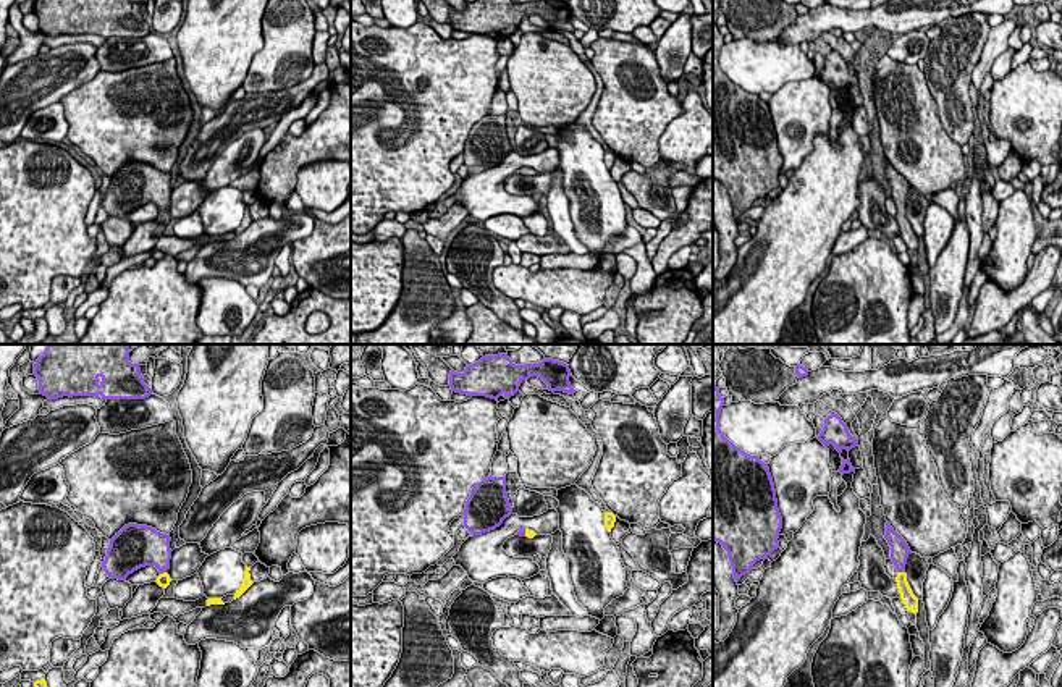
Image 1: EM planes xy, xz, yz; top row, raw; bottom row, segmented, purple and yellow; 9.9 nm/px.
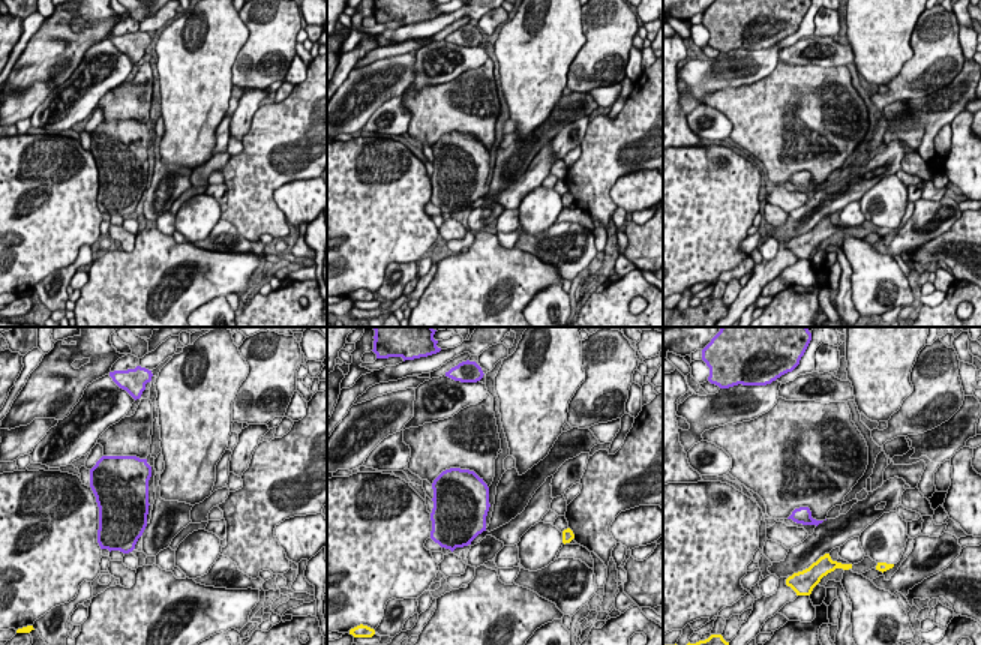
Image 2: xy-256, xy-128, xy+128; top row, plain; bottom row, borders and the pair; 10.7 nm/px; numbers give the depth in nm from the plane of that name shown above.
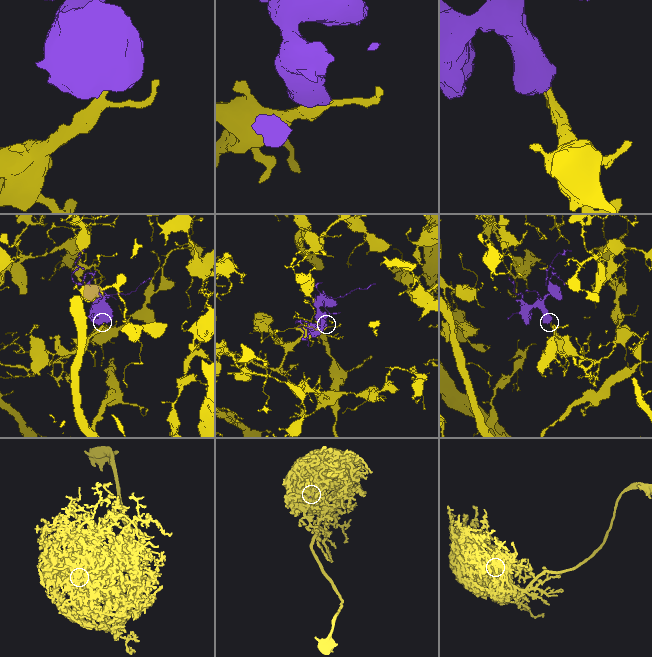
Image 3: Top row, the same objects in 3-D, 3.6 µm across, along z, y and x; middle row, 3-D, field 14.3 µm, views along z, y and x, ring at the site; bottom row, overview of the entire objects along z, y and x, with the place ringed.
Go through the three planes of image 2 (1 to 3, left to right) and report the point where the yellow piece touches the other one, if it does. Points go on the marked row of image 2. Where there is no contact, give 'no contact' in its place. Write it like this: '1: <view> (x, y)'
1: no contact
2: no contact
3: no contact

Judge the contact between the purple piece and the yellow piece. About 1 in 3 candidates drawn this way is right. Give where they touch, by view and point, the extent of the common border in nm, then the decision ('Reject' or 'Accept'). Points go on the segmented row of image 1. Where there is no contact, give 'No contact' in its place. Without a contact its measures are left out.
Touches purple at yz (901, 571). Shared border 80 nm. Accept

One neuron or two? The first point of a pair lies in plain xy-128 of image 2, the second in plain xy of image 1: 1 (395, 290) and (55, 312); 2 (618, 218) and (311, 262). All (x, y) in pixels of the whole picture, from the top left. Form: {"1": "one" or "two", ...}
{"1": "two", "2": "two"}

